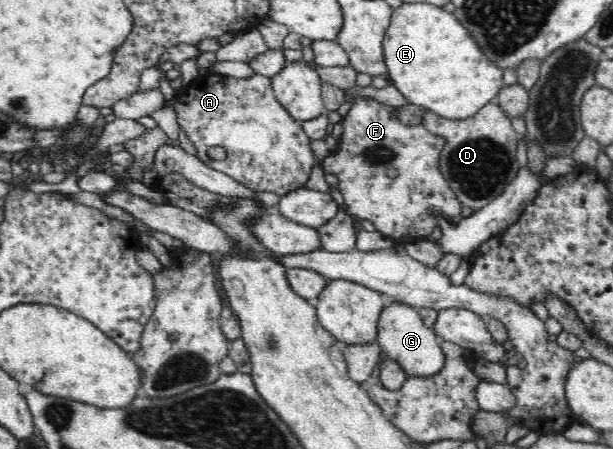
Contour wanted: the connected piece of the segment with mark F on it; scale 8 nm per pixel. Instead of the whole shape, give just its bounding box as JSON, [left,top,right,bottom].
[325,98,463,243]

